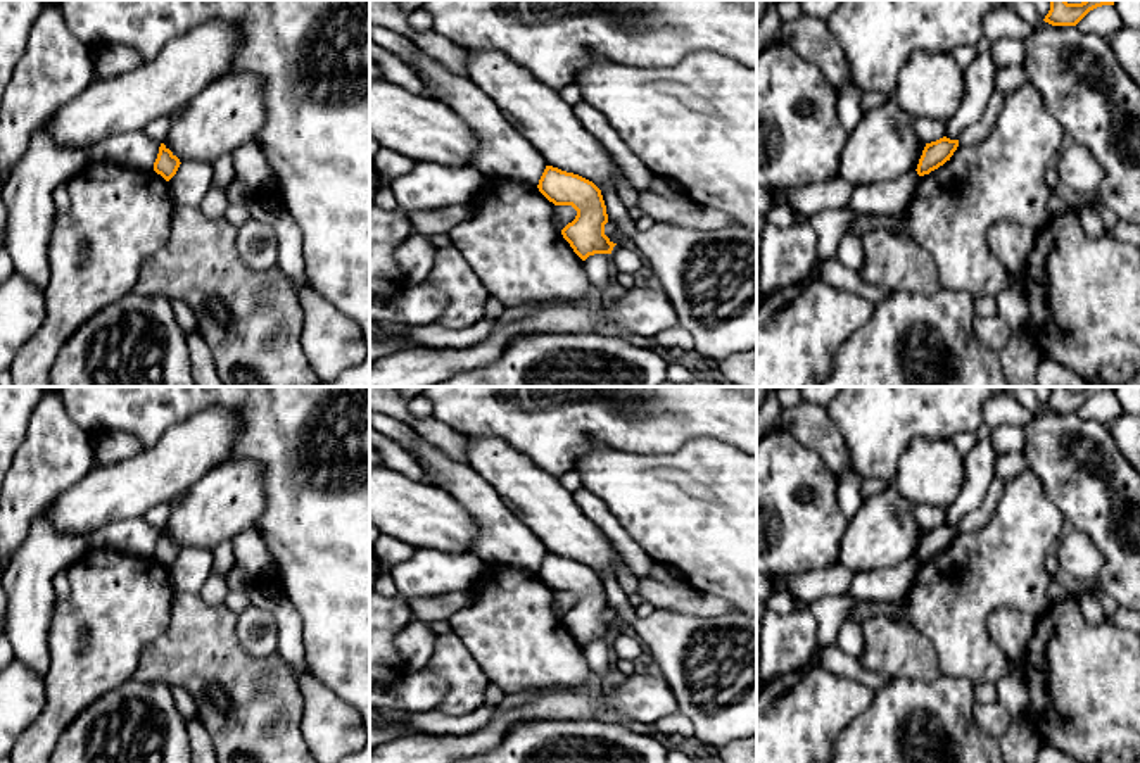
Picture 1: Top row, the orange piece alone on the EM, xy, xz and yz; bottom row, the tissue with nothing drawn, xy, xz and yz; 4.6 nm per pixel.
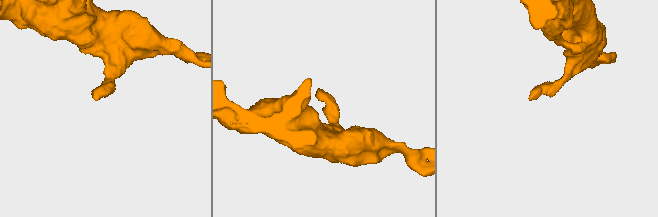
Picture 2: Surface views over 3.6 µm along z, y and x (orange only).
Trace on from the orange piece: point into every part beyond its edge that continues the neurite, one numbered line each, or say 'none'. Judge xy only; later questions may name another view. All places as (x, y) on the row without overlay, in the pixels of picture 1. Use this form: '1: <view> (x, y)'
none

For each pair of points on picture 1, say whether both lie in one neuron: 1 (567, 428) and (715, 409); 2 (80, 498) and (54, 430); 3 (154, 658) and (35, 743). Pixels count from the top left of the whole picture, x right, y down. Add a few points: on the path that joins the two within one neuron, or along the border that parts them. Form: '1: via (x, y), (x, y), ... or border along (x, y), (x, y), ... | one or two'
1: via (603, 425), (641, 423), (657, 415), (679, 409) | one
2: border along (95, 465), (44, 510) | two
3: border along (159, 636), (145, 648), (133, 675) | two

